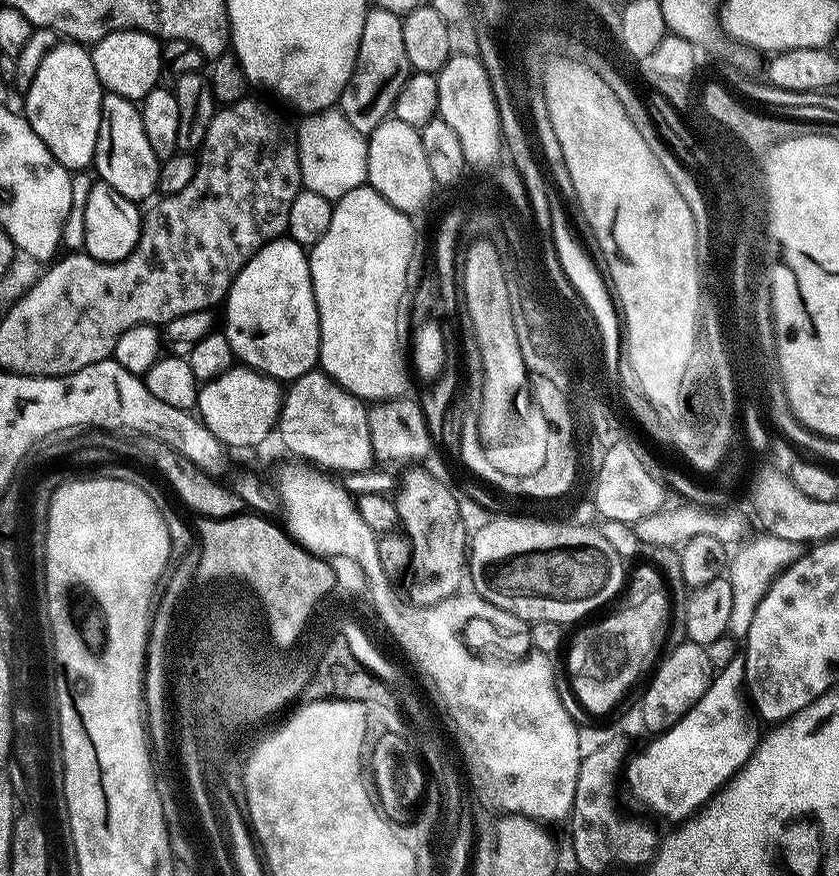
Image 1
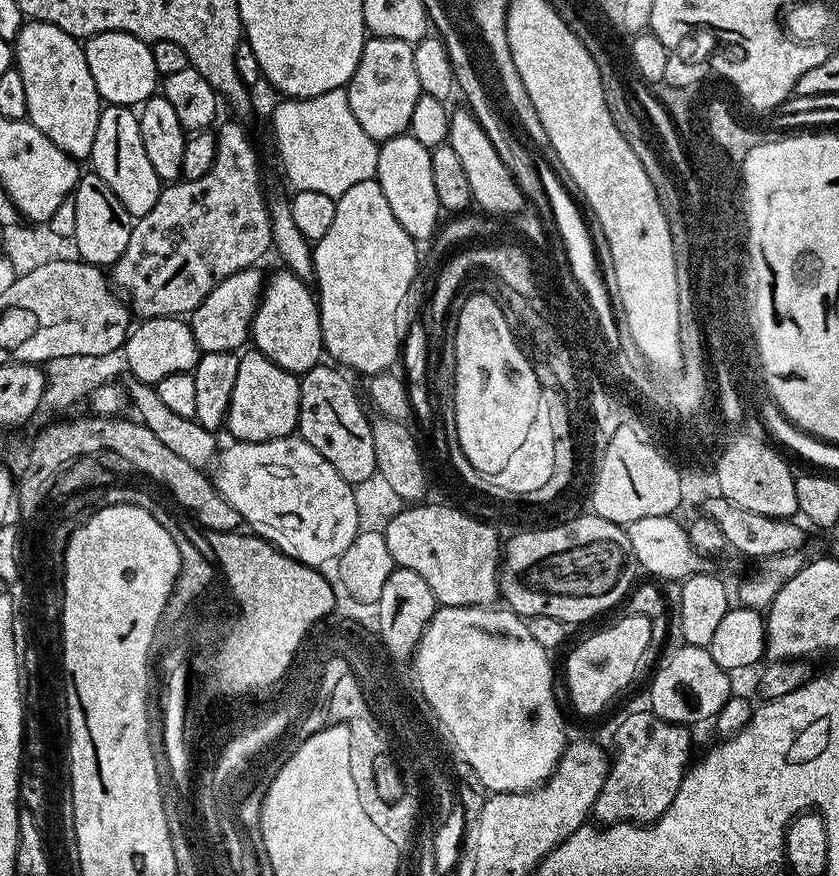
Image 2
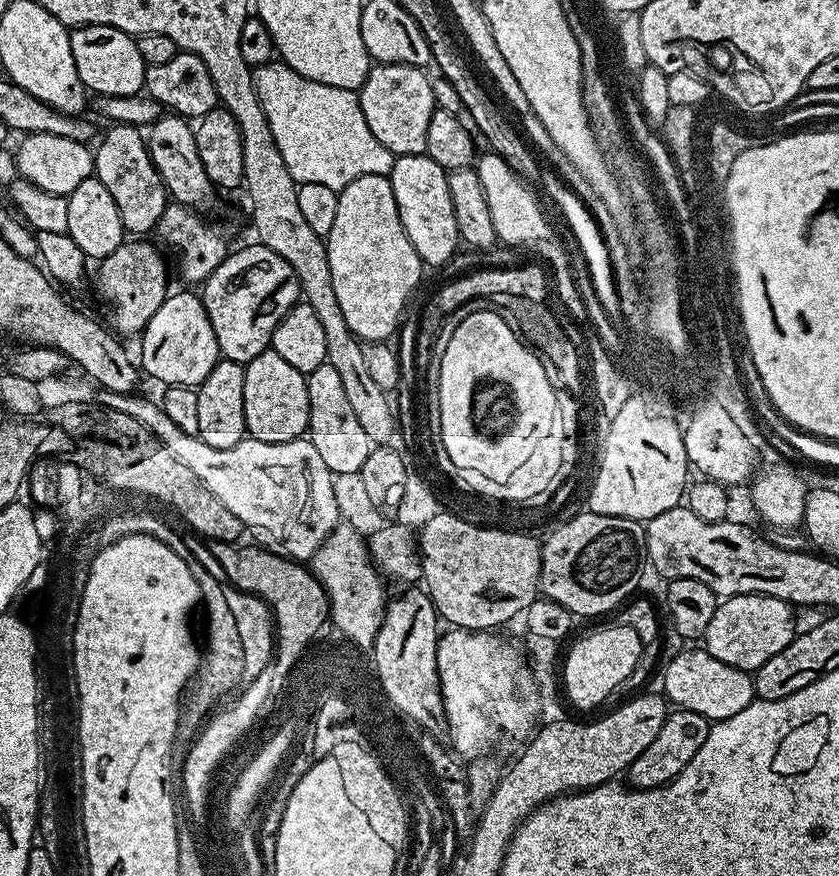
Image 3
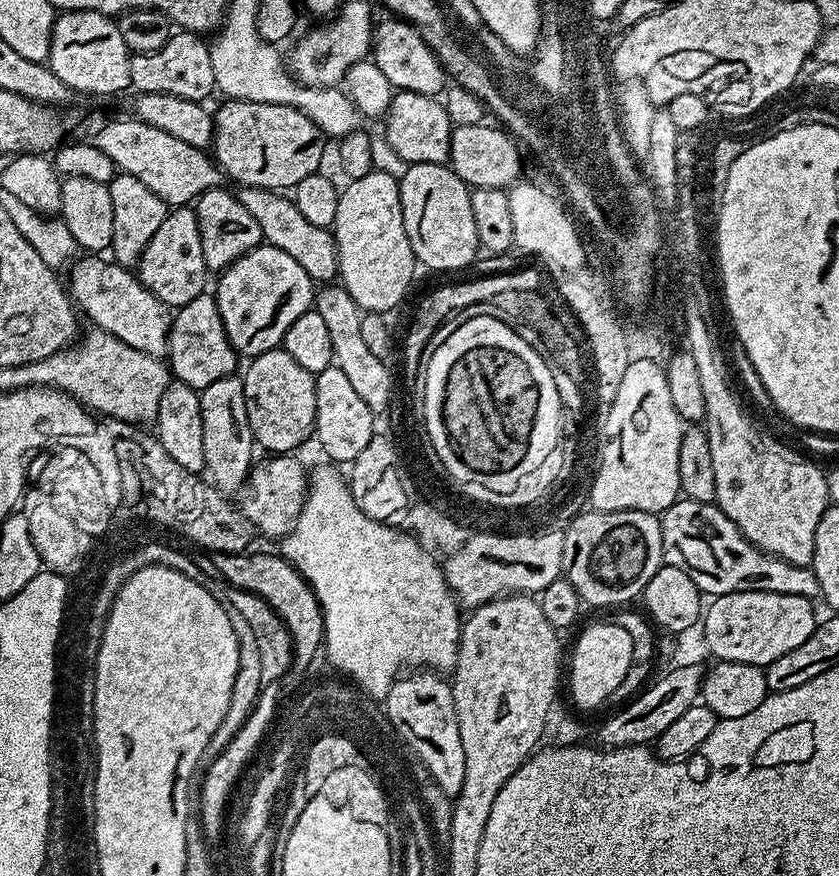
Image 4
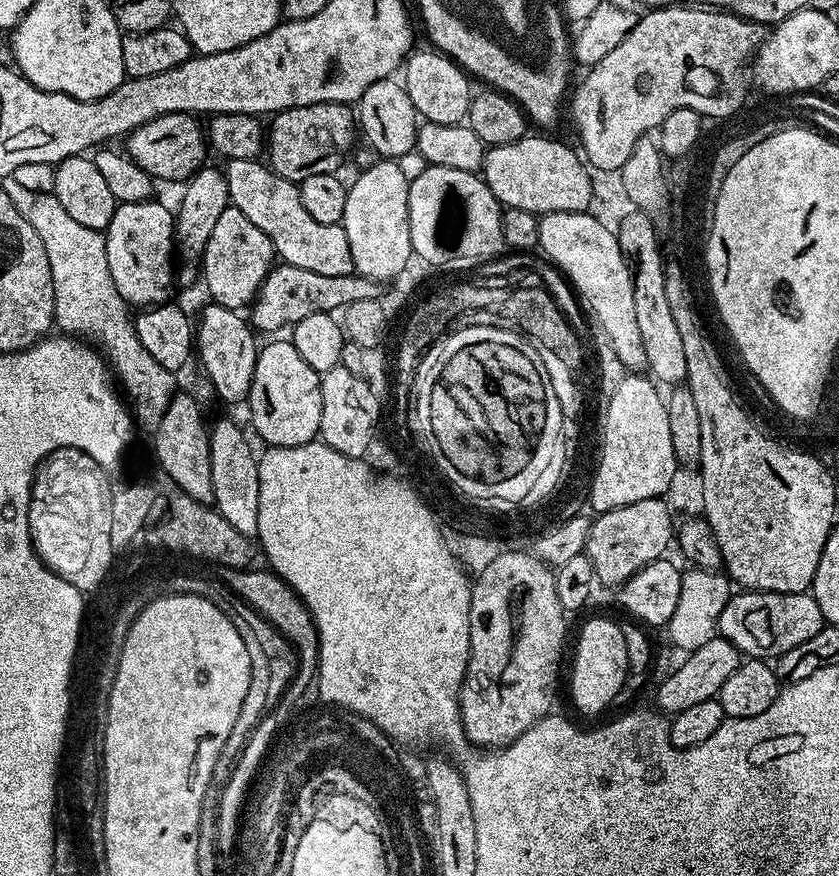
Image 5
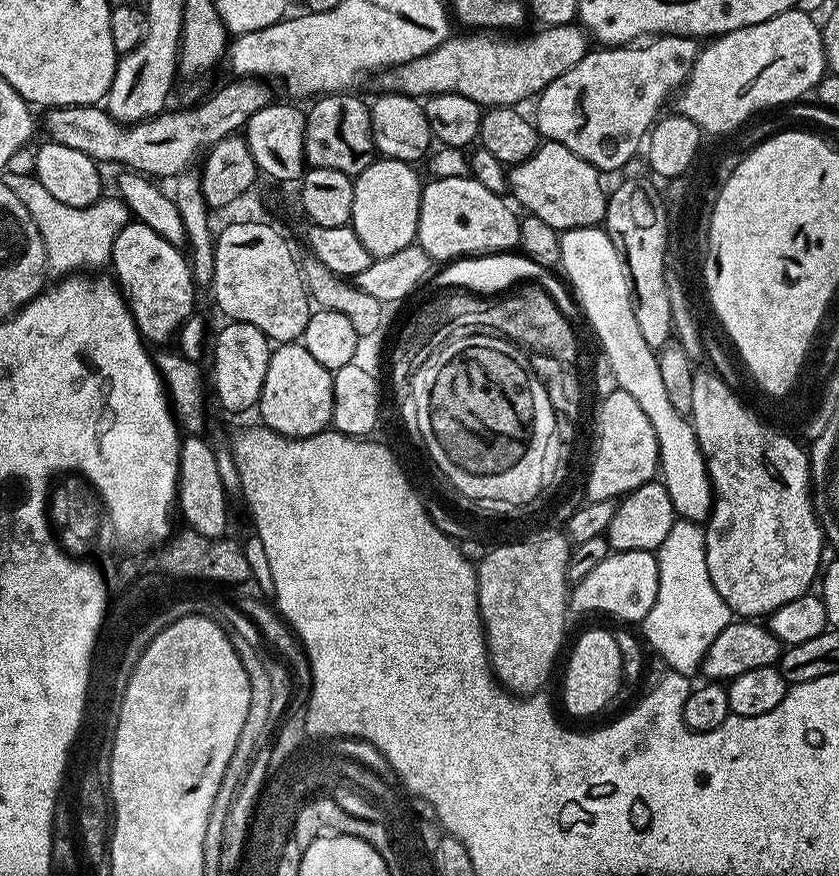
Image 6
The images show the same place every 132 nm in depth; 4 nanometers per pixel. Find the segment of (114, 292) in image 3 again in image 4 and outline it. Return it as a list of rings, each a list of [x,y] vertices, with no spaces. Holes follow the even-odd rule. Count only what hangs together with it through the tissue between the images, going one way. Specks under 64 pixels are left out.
[[[185,206],[169,211],[162,226],[158,226],[154,238],[146,242],[134,271],[140,284],[146,286],[146,290],[150,290],[154,298],[173,310],[186,306],[186,302],[194,302],[194,298],[206,291],[210,273],[206,258],[202,258],[202,234],[198,230],[195,207]]]

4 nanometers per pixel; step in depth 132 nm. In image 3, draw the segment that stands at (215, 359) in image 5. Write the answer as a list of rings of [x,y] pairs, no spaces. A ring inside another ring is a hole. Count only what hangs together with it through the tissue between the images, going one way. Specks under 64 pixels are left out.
[[[173,291],[162,302],[162,306],[158,306],[154,318],[150,318],[138,340],[138,364],[145,377],[153,376],[161,380],[161,385],[181,384],[187,388],[196,388],[222,357],[203,299],[197,293],[196,296],[192,293],[195,291],[184,291],[188,292]]]

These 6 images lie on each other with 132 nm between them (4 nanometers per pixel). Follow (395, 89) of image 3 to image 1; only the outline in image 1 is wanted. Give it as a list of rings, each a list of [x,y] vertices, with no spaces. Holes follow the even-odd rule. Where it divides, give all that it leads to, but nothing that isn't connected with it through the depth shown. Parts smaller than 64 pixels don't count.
[[[375,6],[369,7],[366,22],[362,22],[356,65],[338,105],[338,111],[361,134],[371,134],[381,122],[393,115],[398,94],[409,78],[406,45],[402,39],[403,25],[401,13]]]

